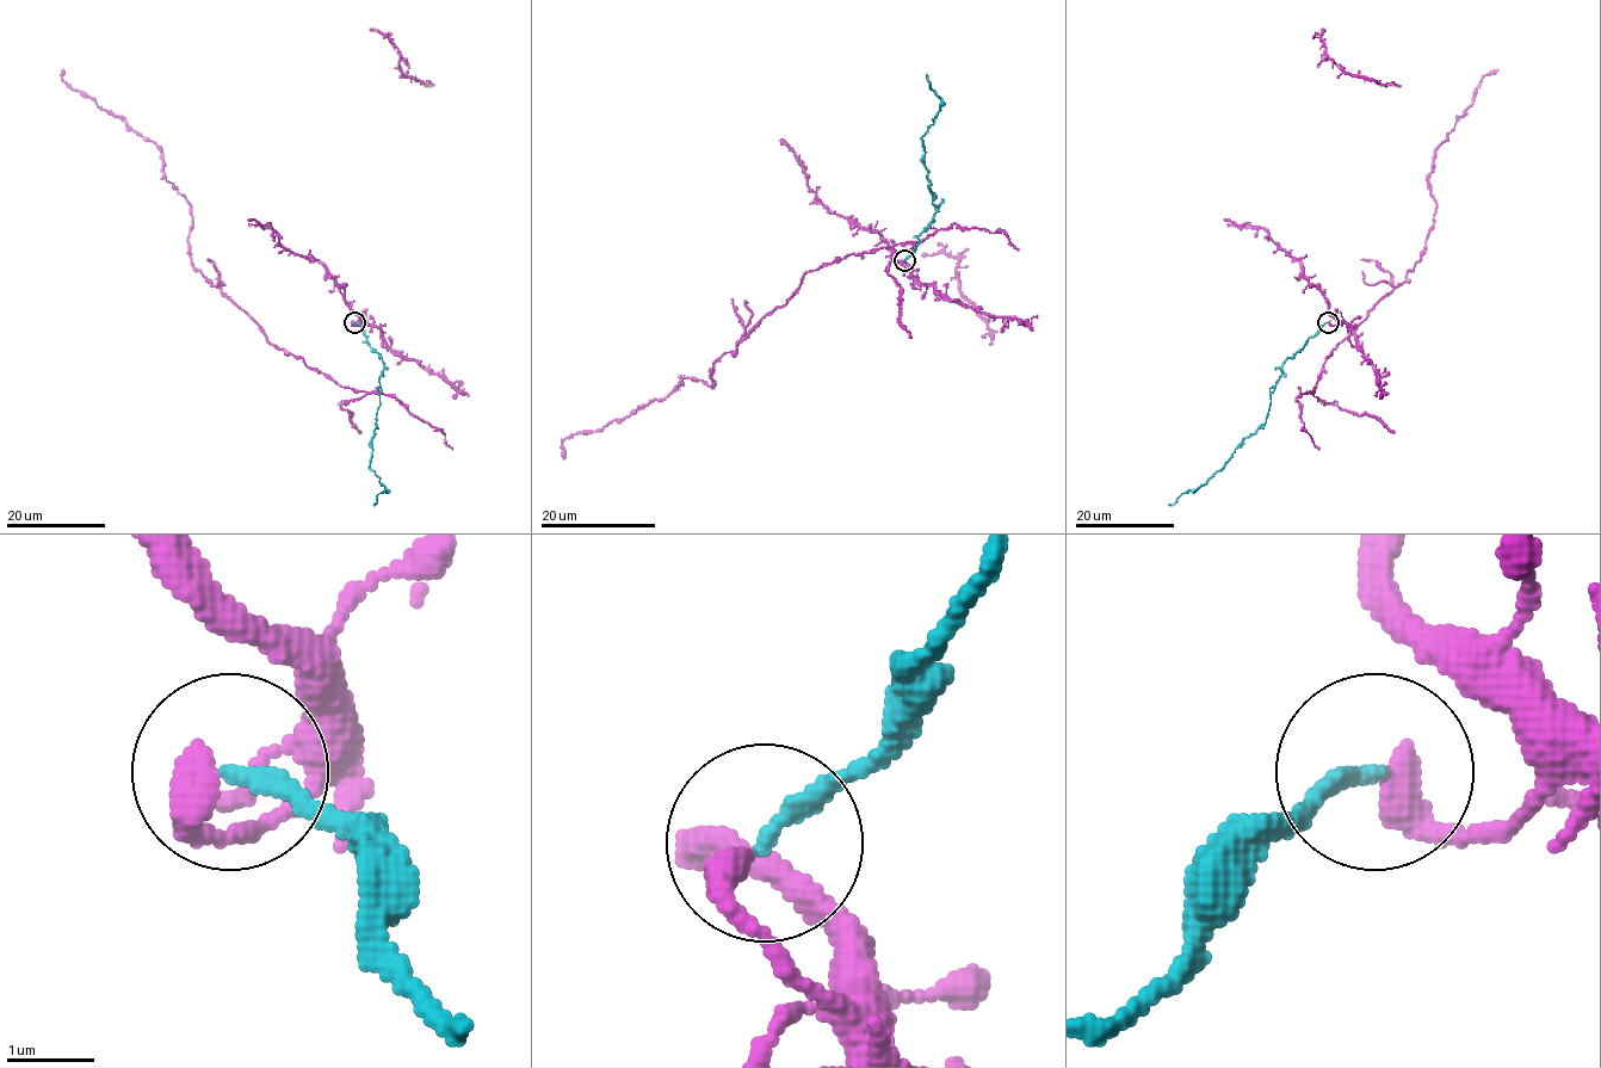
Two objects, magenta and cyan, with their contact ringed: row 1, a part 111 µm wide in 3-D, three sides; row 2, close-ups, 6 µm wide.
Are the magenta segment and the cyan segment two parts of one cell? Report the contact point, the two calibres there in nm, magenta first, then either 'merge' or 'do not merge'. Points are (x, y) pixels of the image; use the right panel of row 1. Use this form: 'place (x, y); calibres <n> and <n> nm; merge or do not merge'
place (1328, 322); calibres 400 and 200 nm; do not merge

